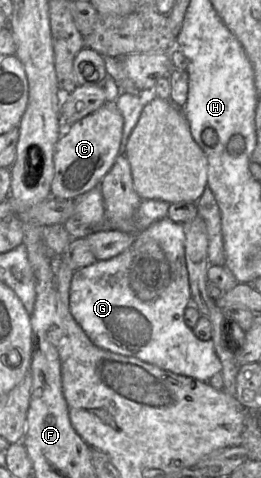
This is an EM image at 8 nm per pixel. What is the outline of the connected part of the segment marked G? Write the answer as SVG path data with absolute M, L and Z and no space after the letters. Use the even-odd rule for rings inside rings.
M164 217L136 234L133 244L121 254L74 271L69 289L70 312L91 342L100 349L134 357L160 369L202 382L222 371L212 340L198 339L184 322L185 309L191 304L185 256L184 225ZM154 240L170 265L168 286L154 300L141 301L129 282L129 270L138 248Z

